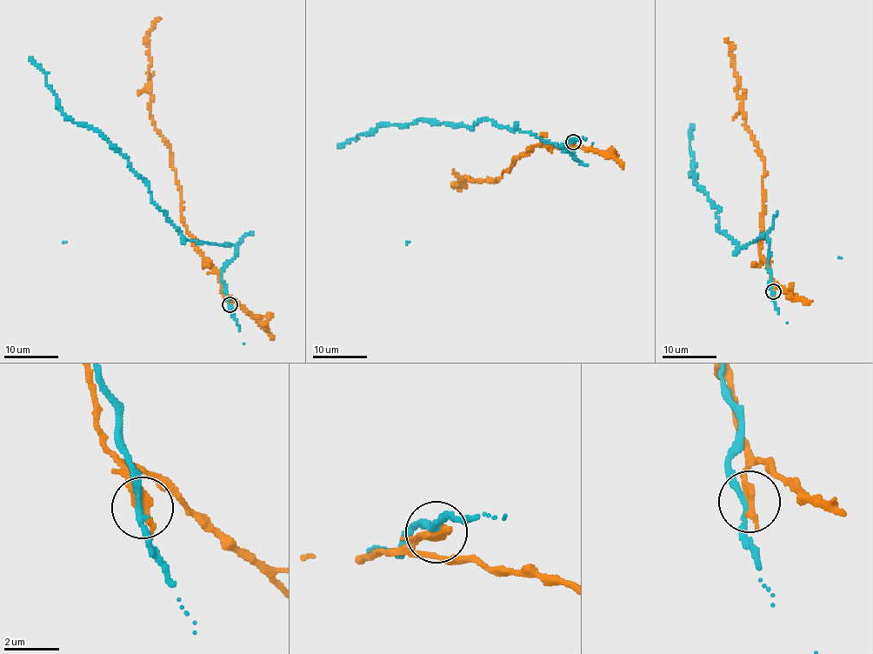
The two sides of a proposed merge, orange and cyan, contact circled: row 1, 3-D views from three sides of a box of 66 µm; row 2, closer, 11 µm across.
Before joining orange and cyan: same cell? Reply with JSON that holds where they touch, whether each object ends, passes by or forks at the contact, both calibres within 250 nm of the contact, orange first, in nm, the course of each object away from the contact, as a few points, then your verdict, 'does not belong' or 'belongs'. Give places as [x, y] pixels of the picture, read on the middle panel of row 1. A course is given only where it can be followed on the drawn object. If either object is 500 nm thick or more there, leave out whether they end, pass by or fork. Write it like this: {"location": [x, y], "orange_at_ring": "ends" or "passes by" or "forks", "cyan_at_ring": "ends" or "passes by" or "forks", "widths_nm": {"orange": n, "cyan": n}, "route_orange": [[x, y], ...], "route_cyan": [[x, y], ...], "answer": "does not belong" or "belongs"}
{"location": [573, 142], "orange_at_ring": "ends", "cyan_at_ring": "passes by", "widths_nm": {"orange": 400, "cyan": 200}, "route_orange": [[573, 142], [529, 150], [495, 182], [467, 177], [455, 187], [465, 183]], "route_cyan": [[573, 142], [559, 148], [571, 152], [488, 119], [469, 128], [428, 119], [379, 125], [338, 146]], "answer": "does not belong"}

